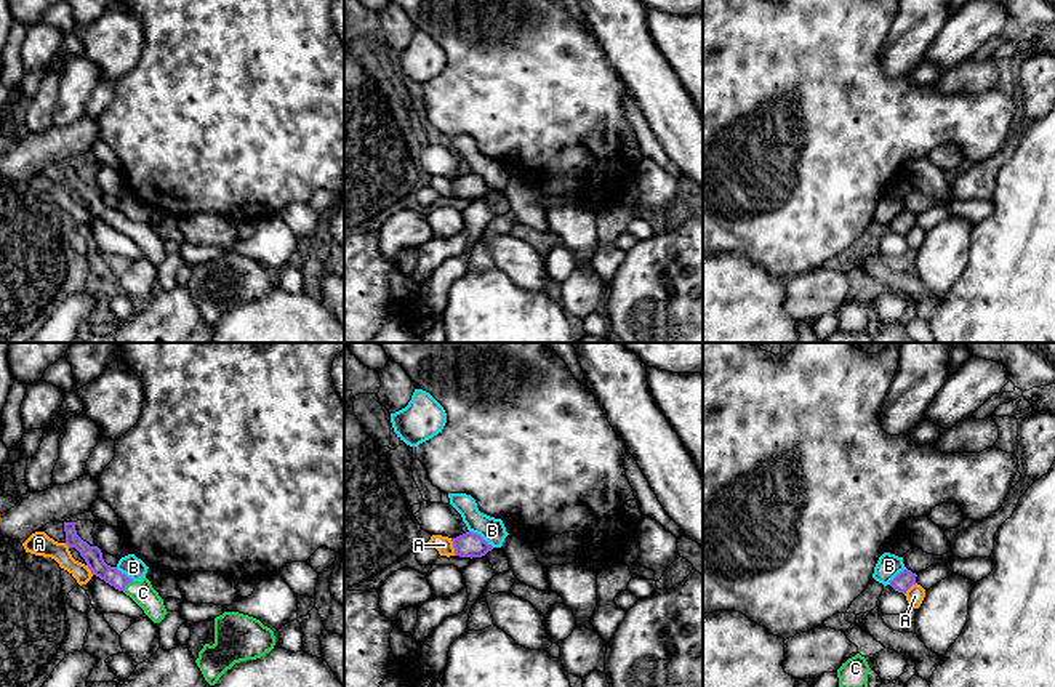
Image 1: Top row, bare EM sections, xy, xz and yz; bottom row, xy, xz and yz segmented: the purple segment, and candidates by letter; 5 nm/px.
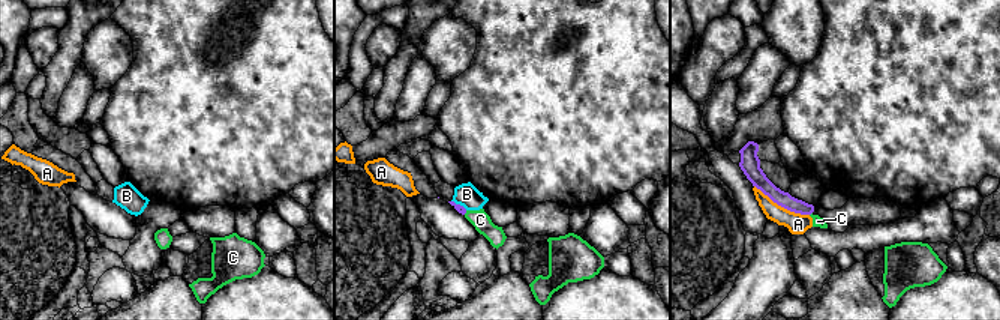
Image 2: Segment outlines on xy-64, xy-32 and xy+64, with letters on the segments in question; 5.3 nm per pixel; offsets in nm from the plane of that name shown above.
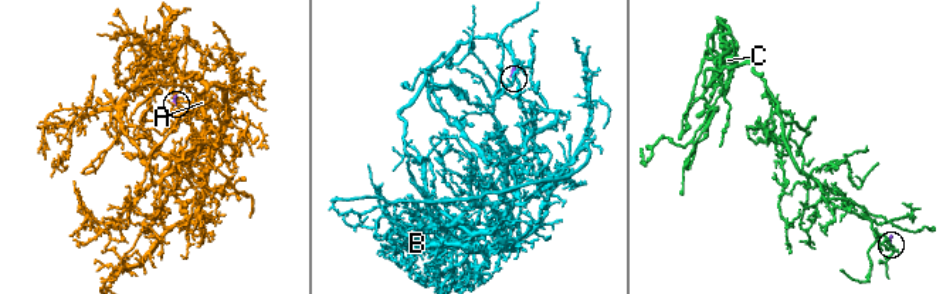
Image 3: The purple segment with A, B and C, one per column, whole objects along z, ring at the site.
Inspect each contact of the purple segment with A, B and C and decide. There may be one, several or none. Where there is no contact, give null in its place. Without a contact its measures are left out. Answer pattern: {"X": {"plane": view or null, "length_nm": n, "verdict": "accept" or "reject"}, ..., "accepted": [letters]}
{"A": {"plane": "xz", "length_nm": 90, "verdict": "reject"}, "B": {"plane": "xz", "length_nm": 150, "verdict": "reject"}, "C": {"plane": "xy", "length_nm": 80, "verdict": "accept"}, "accepted": ["C"]}

